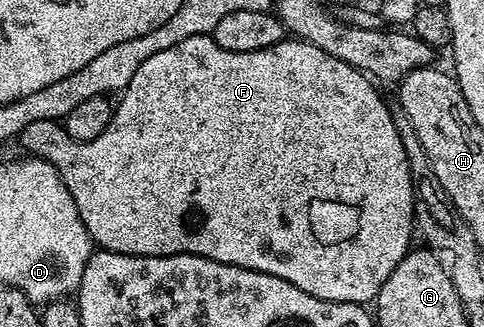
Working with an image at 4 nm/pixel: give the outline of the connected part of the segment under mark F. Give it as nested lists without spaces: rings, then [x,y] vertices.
[[[198,35],[197,37],[185,37],[185,41],[177,41],[177,45],[169,45],[169,49],[161,49],[161,53],[153,53],[153,57],[149,57],[149,61],[141,64],[141,69],[137,69],[137,73],[133,73],[133,81],[129,81],[129,85],[123,88],[118,96],[119,104],[118,101],[114,104],[108,127],[99,137],[94,137],[93,140],[84,143],[75,142],[67,135],[62,122],[46,119],[45,121],[29,121],[29,125],[25,125],[25,129],[21,129],[17,143],[27,150],[24,152],[28,156],[46,159],[57,169],[57,173],[65,181],[65,189],[69,189],[69,193],[73,197],[73,205],[77,205],[77,213],[81,213],[81,221],[96,248],[126,255],[196,255],[213,261],[221,261],[225,265],[244,267],[250,271],[260,271],[269,273],[273,277],[281,277],[285,281],[289,281],[289,285],[297,285],[297,289],[301,289],[321,301],[367,305],[370,304],[370,299],[372,302],[378,296],[381,285],[385,285],[385,281],[389,281],[389,273],[393,273],[393,269],[397,269],[400,261],[407,256],[407,252],[412,250],[411,231],[413,235],[416,230],[415,194],[409,173],[409,161],[405,157],[405,145],[401,145],[401,133],[397,133],[392,108],[387,108],[387,103],[379,96],[378,89],[380,90],[362,71],[350,67],[348,63],[337,57],[329,57],[329,53],[325,53],[325,49],[317,49],[317,45],[304,43],[294,37],[284,38],[283,42],[273,45],[269,49],[257,49],[257,53],[233,53],[229,49],[221,49],[221,45],[217,45],[217,41],[211,35]]]

